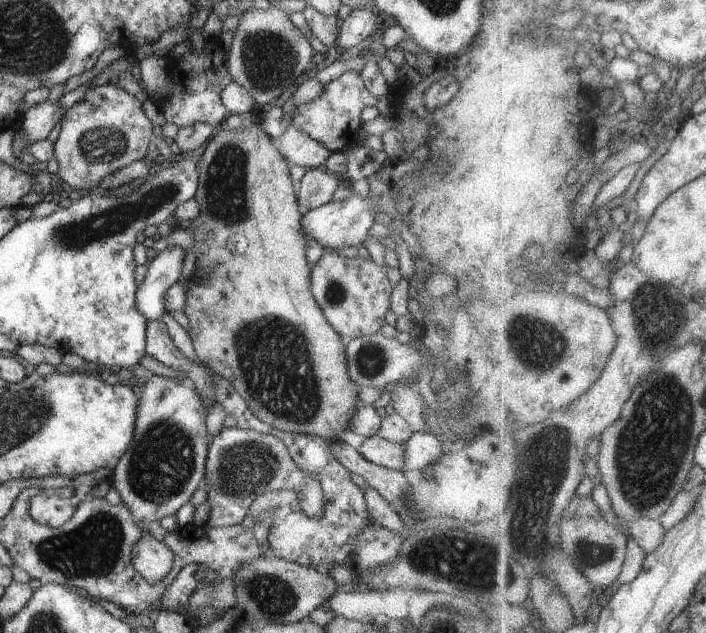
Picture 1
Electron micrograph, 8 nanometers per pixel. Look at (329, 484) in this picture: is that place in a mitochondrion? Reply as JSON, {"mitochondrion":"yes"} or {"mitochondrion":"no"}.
{"mitochondrion":"no"}

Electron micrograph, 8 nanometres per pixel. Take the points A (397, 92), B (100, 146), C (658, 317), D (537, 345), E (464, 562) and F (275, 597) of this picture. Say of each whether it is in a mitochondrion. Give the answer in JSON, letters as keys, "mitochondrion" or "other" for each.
{"A":"other","B":"mitochondrion","C":"mitochondrion","D":"mitochondrion","E":"mitochondrion","F":"mitochondrion"}

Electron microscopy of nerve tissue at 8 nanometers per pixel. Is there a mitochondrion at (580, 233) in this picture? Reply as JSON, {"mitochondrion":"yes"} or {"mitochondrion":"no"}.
{"mitochondrion":"no"}

